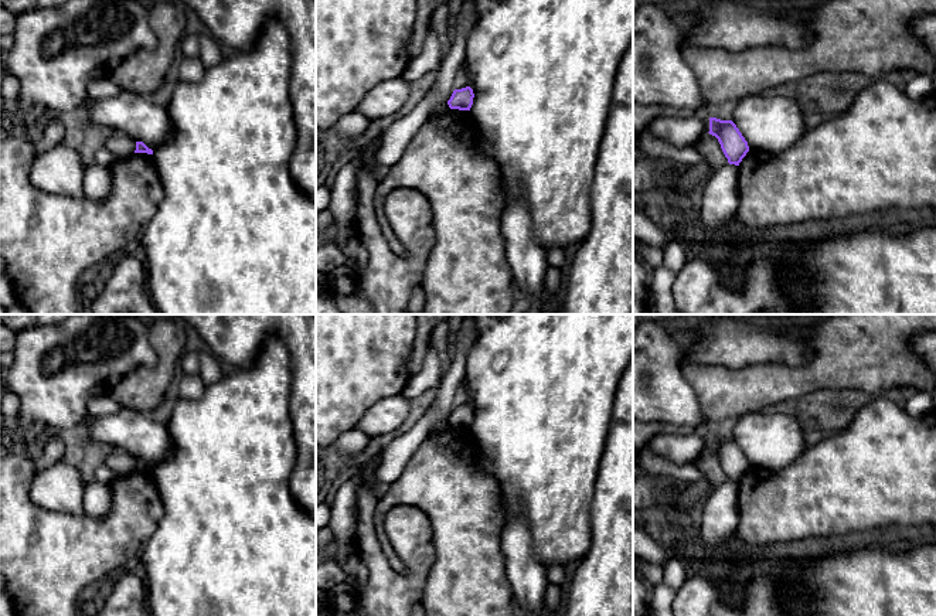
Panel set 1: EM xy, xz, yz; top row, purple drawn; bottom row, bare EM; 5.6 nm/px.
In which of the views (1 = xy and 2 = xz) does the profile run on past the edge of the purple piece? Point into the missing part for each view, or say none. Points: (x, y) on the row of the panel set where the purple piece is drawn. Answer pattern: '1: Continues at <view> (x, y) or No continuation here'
1: No continuation here
2: No continuation here

